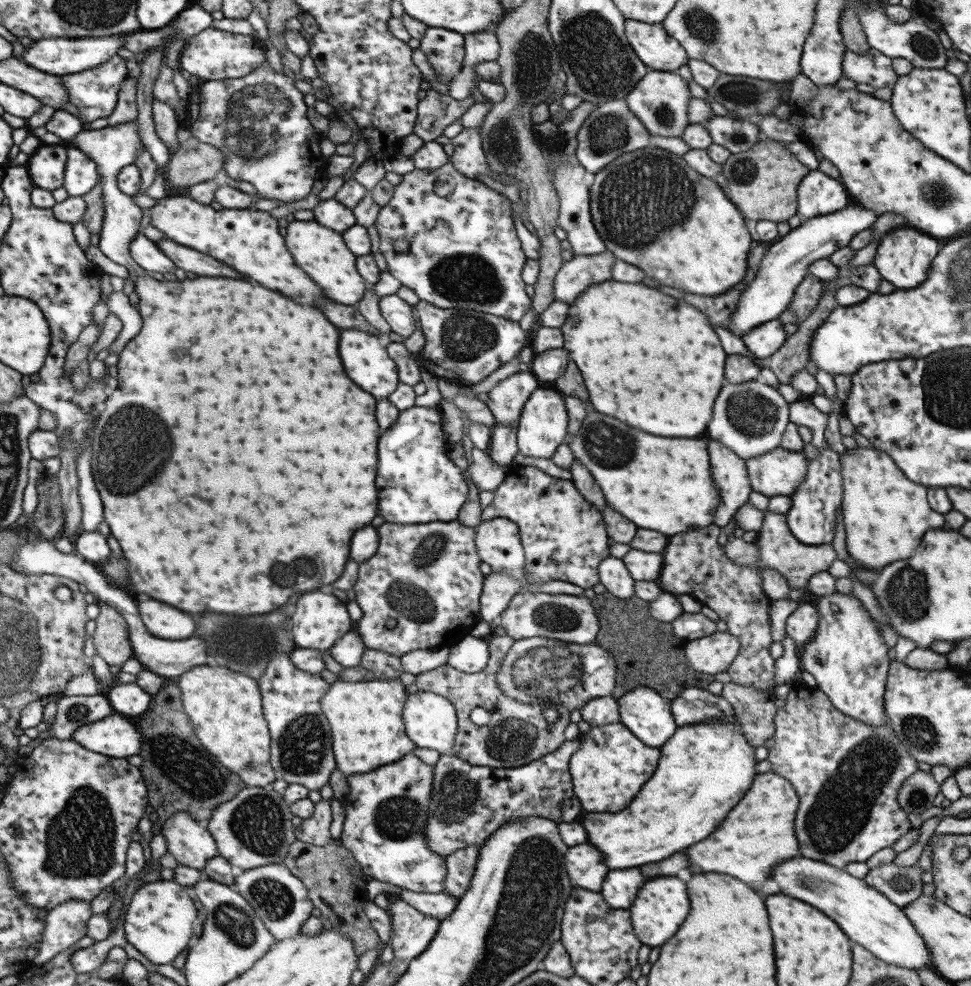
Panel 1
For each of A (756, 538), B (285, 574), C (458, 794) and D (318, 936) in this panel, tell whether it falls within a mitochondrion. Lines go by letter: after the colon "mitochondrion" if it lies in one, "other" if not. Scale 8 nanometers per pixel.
A: other
B: mitochondrion
C: mitochondrion
D: other

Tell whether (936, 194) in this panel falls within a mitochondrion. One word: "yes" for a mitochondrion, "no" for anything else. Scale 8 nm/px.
yes

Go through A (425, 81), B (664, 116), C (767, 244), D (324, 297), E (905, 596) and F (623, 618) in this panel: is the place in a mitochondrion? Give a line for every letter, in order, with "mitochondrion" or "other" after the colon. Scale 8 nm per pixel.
A: other
B: mitochondrion
C: other
D: other
E: mitochondrion
F: other

